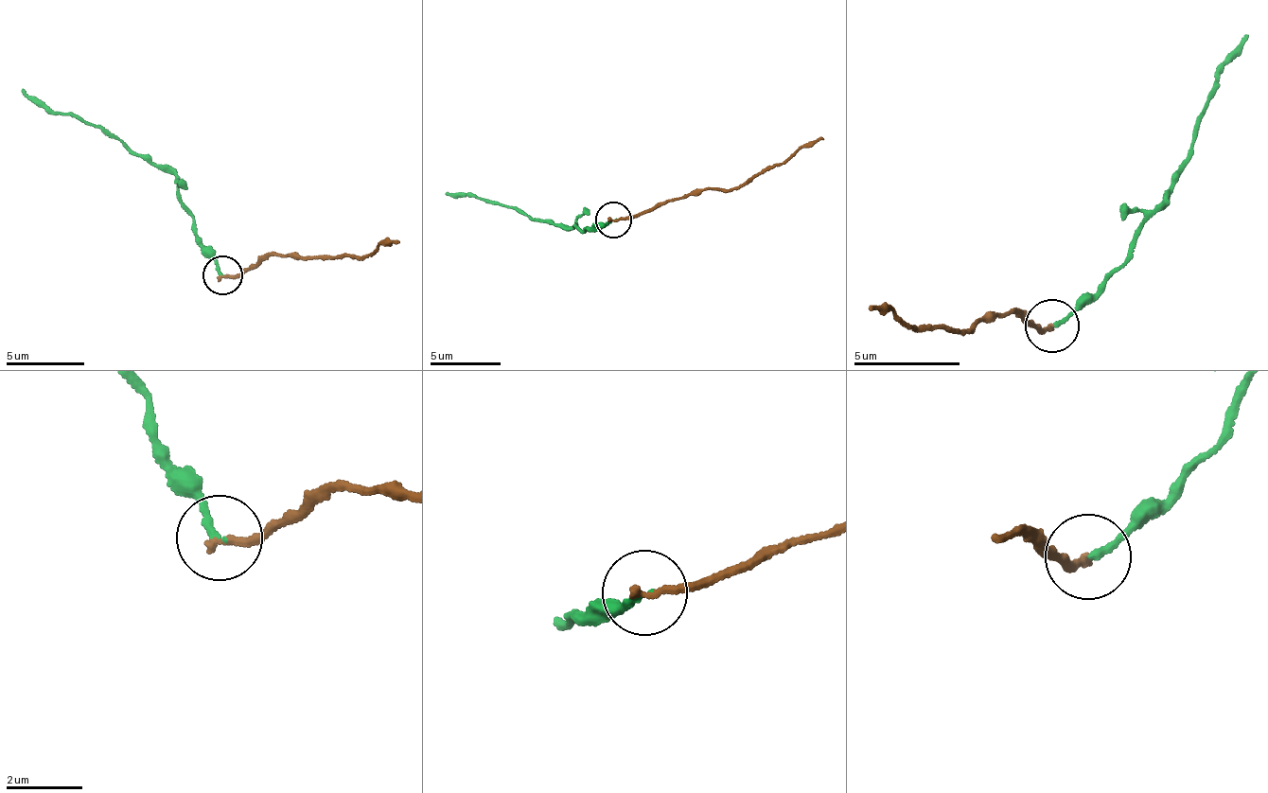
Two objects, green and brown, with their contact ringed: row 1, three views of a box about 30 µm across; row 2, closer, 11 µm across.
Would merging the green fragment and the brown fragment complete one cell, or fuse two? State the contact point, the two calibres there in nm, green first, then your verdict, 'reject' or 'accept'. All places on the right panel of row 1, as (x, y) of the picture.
place (1051, 326); calibres 180 and 190 nm; reject

